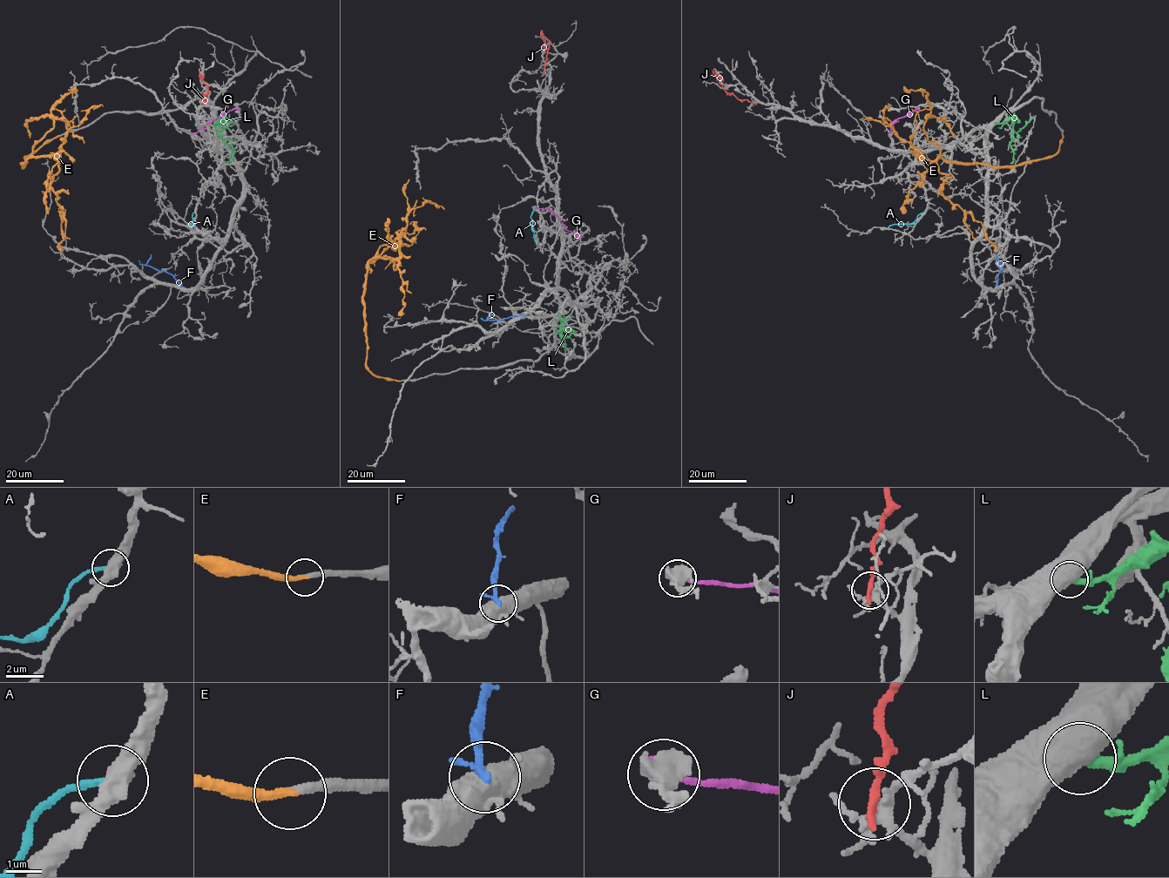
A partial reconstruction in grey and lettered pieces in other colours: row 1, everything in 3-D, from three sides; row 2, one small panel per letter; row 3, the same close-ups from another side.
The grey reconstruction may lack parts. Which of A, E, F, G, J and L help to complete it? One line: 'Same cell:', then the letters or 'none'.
Same cell: E

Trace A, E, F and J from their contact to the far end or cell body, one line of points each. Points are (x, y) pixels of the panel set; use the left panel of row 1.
A: (193, 212), (189, 224), (194, 227)
E: (60, 135), (48, 139), (21, 164), (30, 156), (60, 158), (51, 190), (63, 220), (61, 251)
F: (181, 287), (172, 274), (148, 266), (150, 254)
J: (202, 103), (207, 87), (199, 70)

